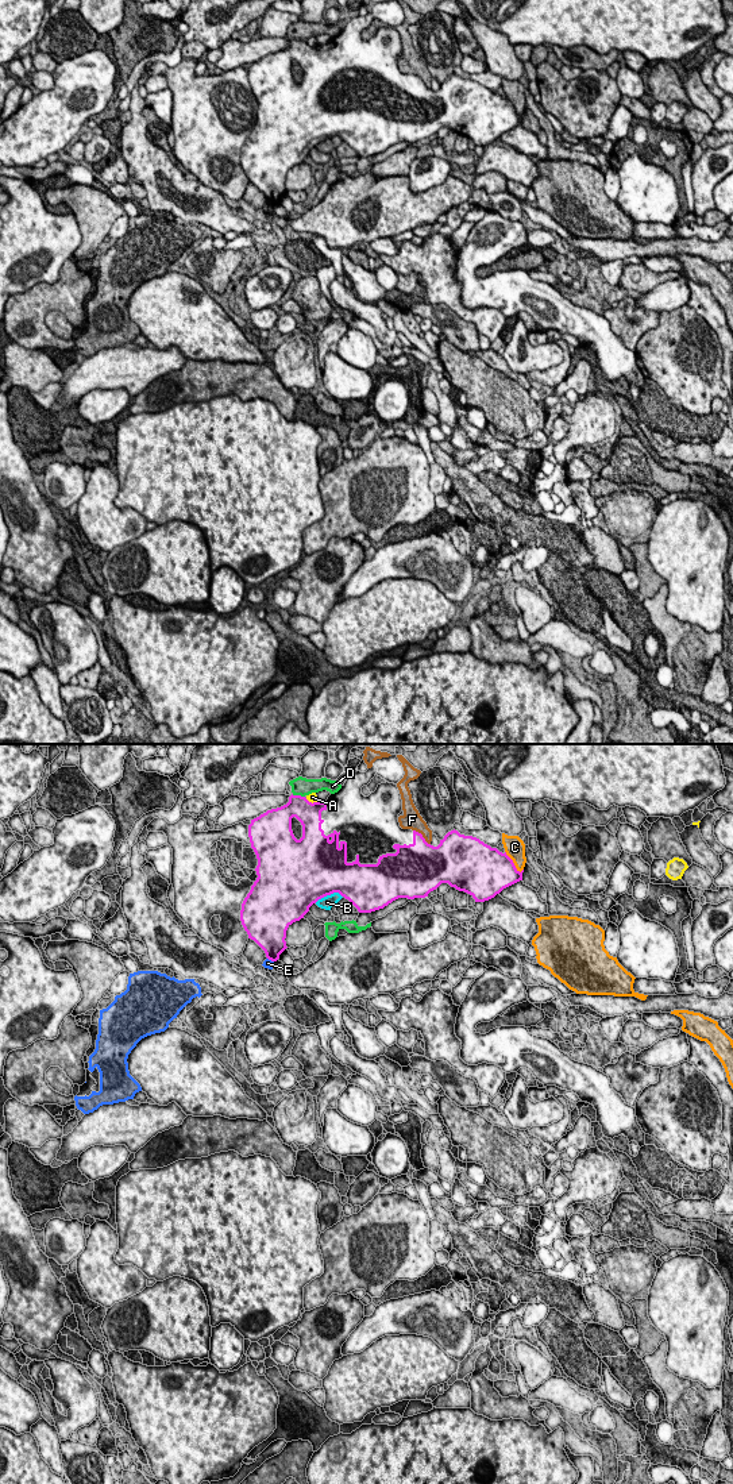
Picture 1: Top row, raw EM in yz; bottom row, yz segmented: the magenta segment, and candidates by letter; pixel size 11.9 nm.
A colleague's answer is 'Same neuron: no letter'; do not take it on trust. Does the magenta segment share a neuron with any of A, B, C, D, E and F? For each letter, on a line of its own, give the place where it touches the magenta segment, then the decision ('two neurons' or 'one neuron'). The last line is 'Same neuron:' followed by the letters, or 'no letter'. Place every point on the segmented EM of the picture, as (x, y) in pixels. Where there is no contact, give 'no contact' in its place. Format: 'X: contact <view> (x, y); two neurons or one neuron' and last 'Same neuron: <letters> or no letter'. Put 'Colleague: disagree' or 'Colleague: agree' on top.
Colleague: agree
A: contact yz (311, 802); two neurons
B: contact yz (328, 894); two neurons
C: contact yz (512, 862); two neurons
D: contact yz (299, 796); two neurons
E: contact yz (270, 959); two neurons
F: contact yz (421, 836); two neurons
Same neuron: no letter

